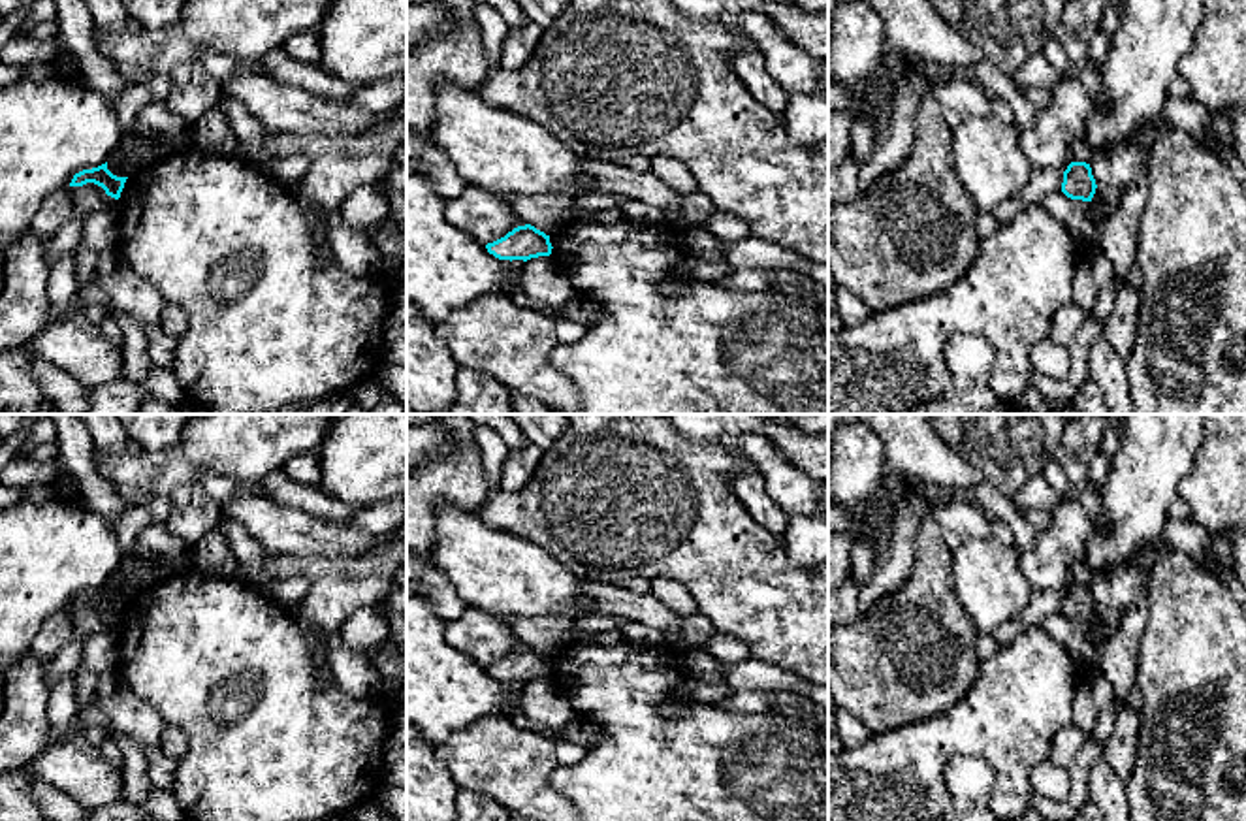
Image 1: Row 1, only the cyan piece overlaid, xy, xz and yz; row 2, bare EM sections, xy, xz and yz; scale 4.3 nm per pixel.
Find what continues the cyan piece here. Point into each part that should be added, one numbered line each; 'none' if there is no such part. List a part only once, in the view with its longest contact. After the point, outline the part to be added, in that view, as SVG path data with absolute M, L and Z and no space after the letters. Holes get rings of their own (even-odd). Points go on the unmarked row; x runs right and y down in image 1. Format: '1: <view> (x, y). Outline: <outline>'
none

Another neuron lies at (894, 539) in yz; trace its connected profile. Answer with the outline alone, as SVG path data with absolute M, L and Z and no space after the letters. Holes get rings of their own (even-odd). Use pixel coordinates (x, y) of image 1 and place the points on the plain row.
M911 486L873 531L873 572L860 588L858 610L868 614L911 576L920 523L932 514L937 493Z

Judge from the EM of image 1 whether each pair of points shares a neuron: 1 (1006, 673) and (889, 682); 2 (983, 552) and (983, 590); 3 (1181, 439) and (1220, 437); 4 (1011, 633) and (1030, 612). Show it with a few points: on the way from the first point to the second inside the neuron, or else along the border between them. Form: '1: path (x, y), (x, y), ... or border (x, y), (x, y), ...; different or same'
1: border (983, 661), (972, 688), (951, 708); different
2: path (983, 562), (983, 580); same
3: border (1205, 434), (1194, 467), (1184, 477); different
4: path (1017, 627), (1026, 618); same

